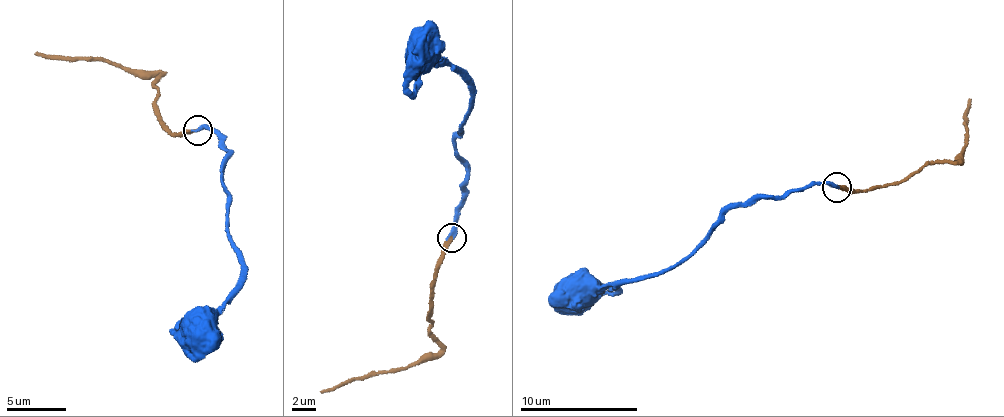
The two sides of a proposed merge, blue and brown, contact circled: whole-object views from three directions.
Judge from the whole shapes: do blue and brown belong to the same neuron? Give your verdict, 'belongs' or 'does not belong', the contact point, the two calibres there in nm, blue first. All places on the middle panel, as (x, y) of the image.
belongs | (452, 237) | 300/240 nm

